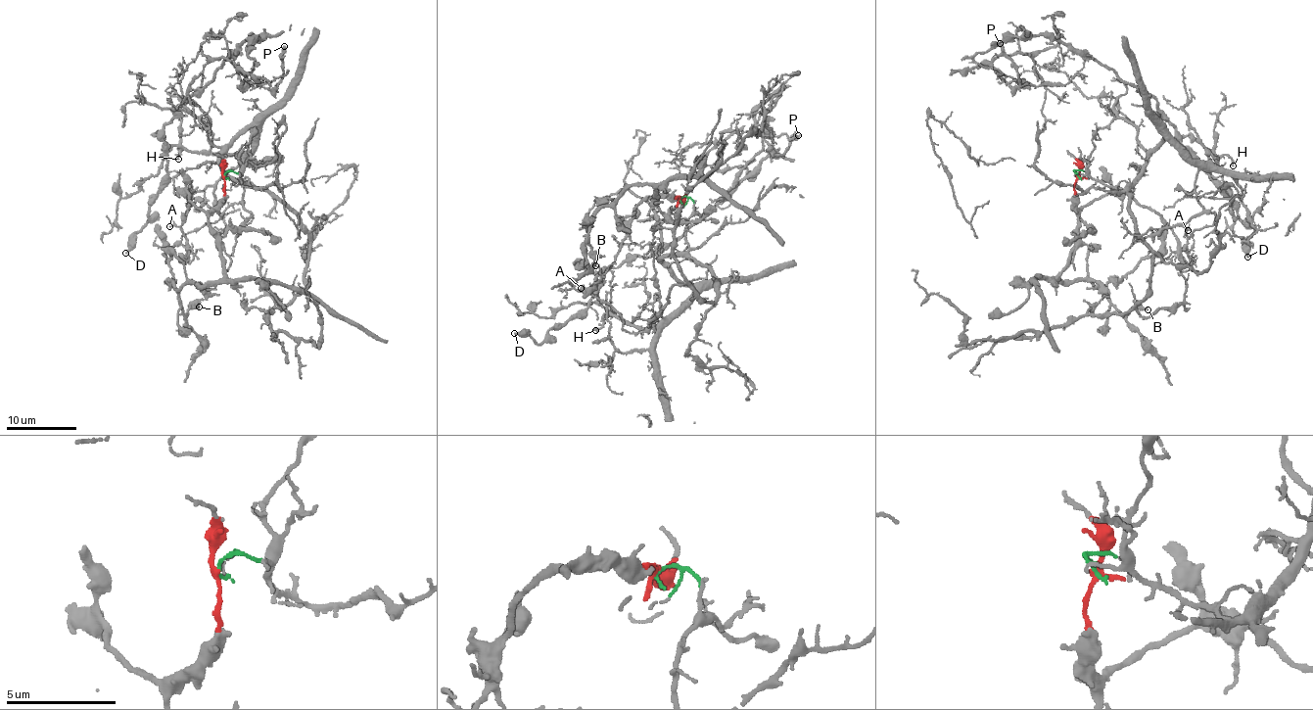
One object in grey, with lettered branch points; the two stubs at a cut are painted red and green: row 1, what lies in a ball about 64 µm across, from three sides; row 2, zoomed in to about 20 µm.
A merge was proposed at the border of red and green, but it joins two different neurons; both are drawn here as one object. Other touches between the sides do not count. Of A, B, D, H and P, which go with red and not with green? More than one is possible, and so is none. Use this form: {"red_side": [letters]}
{"red_side": ["B"]}

